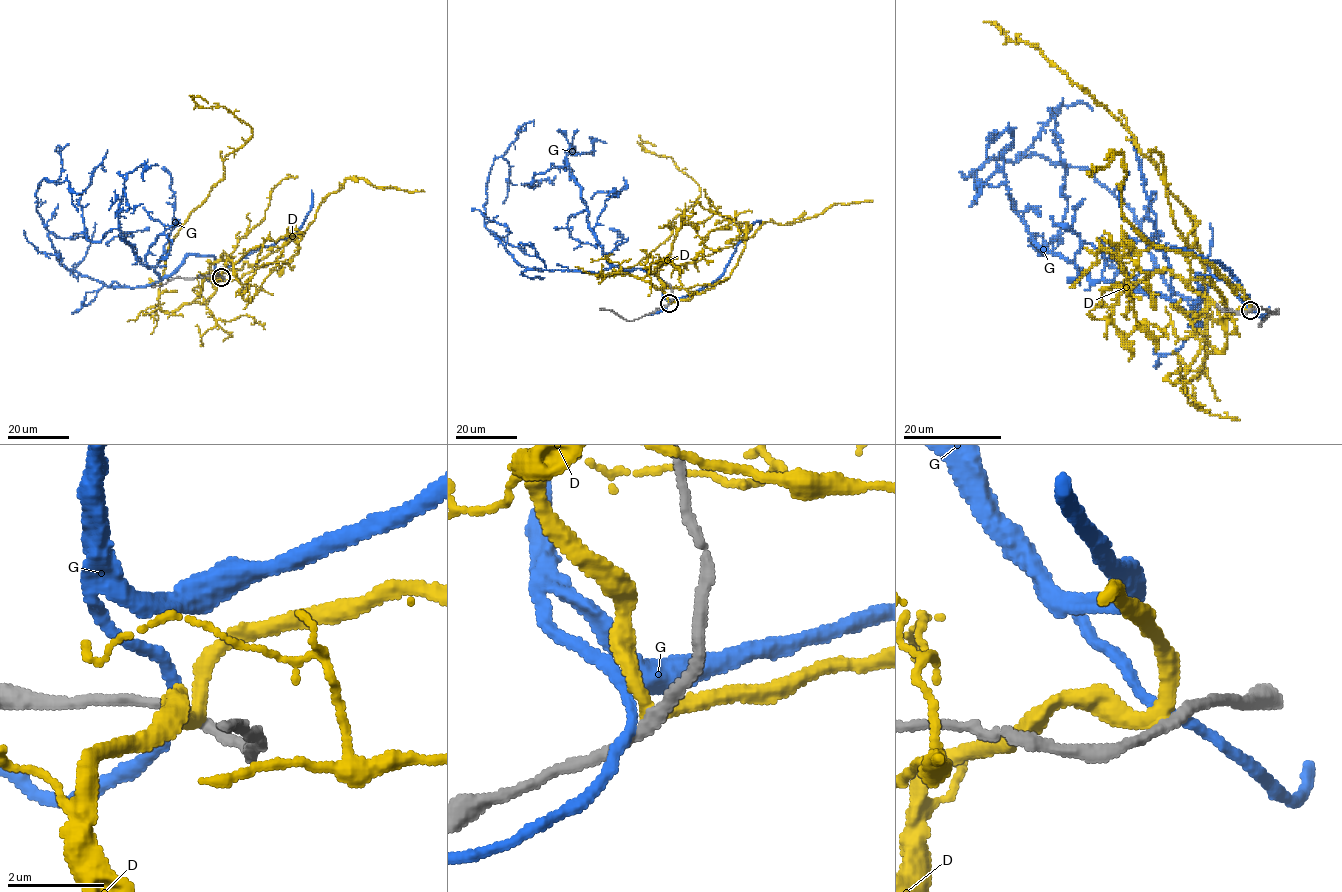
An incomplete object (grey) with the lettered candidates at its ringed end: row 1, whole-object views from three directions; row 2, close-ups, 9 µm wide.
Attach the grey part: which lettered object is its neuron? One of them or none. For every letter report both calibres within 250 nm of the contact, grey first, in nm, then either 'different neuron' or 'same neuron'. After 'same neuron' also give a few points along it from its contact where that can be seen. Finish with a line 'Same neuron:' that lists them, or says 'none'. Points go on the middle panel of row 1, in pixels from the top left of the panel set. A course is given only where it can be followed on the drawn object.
D: calibres 240 and 280 nm; same neuron; course (669, 303), (663, 288), (607, 275), (662, 244), (701, 193), (670, 157), (640, 144), (655, 145)
G: calibres 240 and 200 nm; different neuron
Same neuron: D

